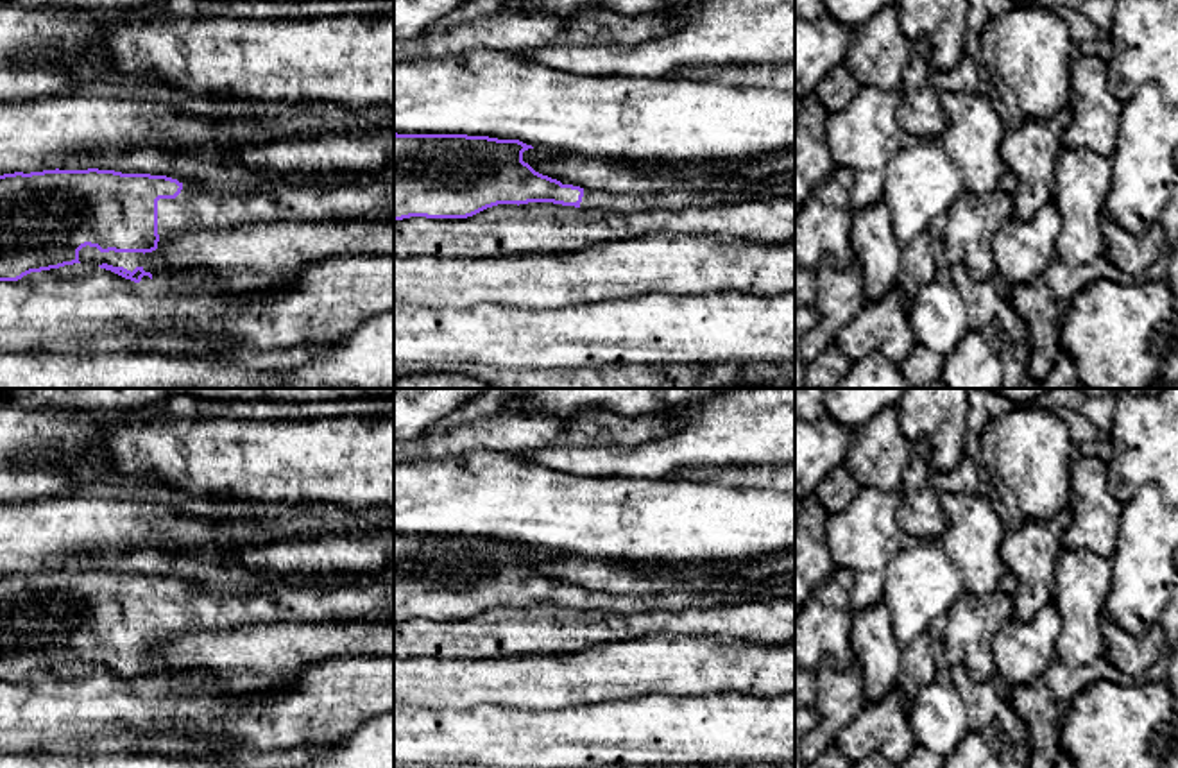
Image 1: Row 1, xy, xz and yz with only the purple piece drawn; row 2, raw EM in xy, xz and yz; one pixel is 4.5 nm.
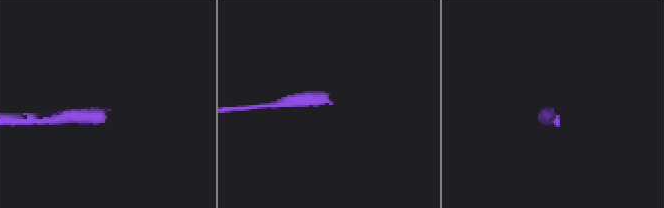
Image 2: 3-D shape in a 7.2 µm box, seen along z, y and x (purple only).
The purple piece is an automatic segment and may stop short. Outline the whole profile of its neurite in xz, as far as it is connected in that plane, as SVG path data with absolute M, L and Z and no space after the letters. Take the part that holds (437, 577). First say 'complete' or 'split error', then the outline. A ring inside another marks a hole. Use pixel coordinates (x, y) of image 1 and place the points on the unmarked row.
split error; M394 533L394 621L467 619L498 605L553 603L634 614L795 596L795 582L777 589L594 593L535 573L523 562L528 550L534 548L519 541Z

